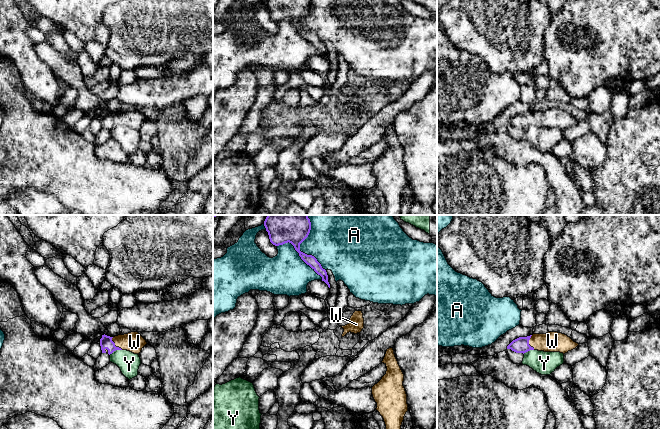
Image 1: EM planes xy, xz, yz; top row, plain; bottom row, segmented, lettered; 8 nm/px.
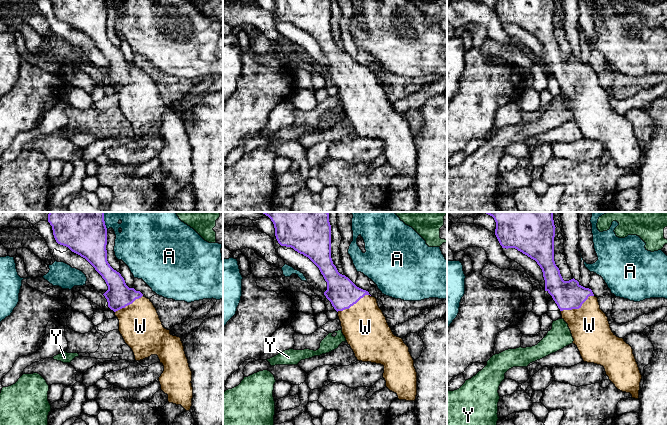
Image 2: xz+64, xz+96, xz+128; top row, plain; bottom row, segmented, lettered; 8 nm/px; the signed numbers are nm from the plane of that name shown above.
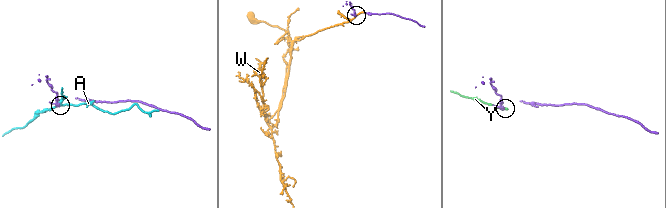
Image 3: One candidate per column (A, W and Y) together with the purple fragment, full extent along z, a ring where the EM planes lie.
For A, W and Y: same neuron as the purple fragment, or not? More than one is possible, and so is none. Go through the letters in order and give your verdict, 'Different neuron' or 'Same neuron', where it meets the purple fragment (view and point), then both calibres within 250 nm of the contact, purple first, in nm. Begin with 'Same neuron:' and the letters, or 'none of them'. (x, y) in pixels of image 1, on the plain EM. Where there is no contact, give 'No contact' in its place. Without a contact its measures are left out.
Same neuron: W
A: Different neuron. Touches purple at xz (300, 27). Thickness 170 nm (purple) against 320 nm
W: Same neuron. Touches purple at xy (114, 121). Thickness 100 nm (purple) against 160 nm
Y: Different neuron. Touches purple at xy (115, 126). Thickness 100 nm (purple) against 170 nm

